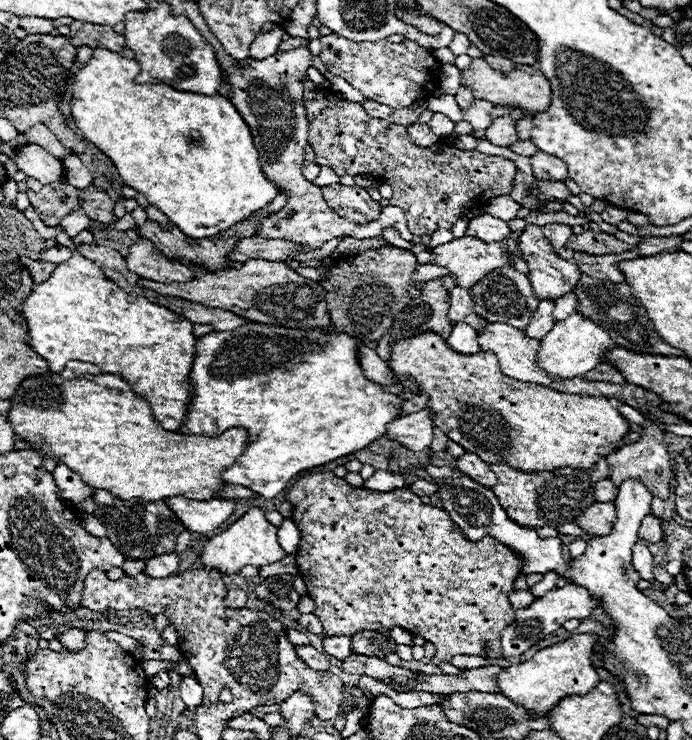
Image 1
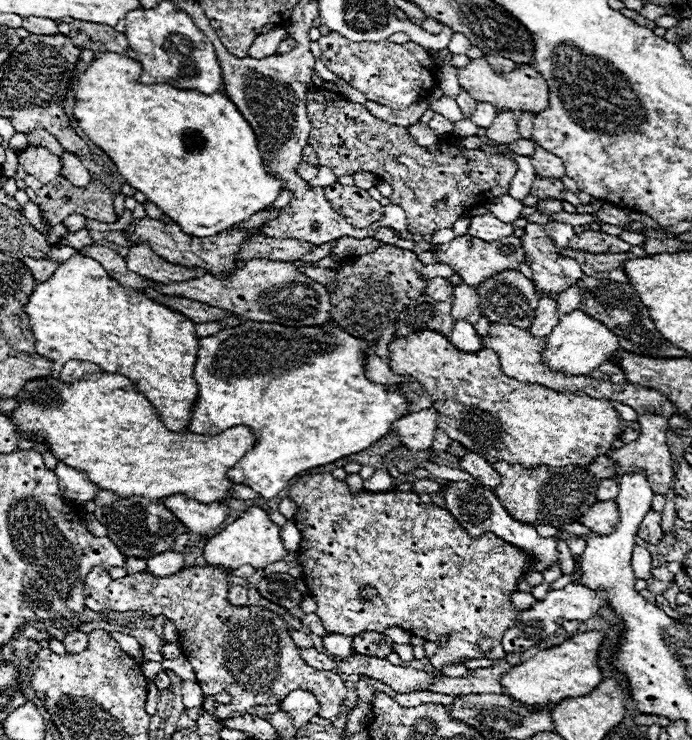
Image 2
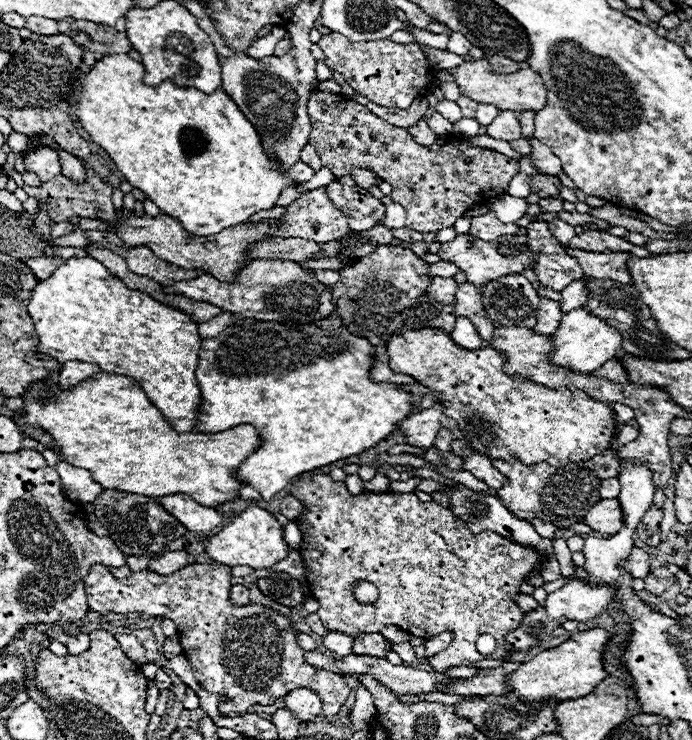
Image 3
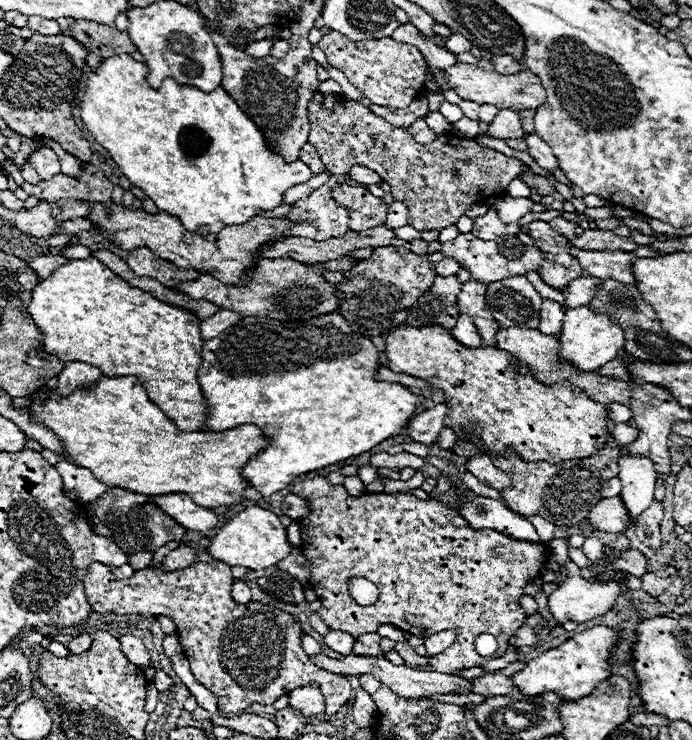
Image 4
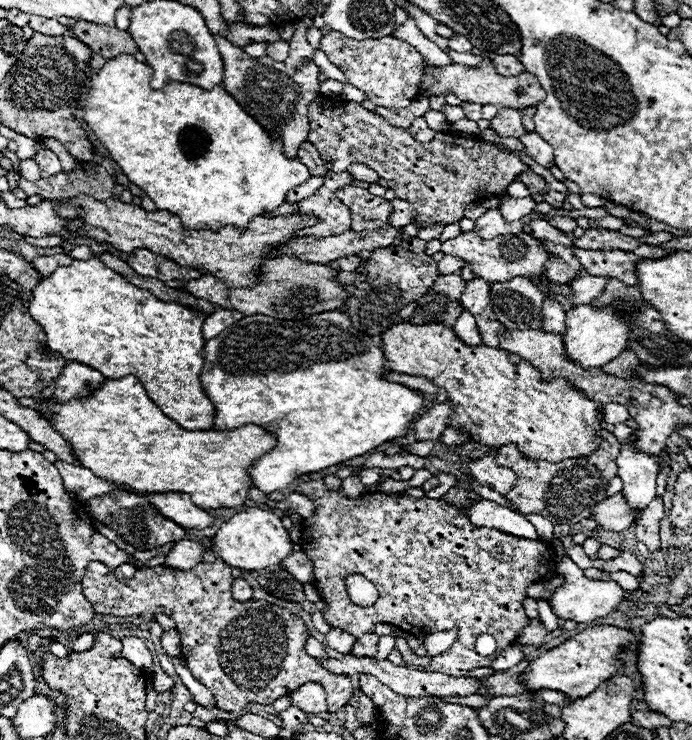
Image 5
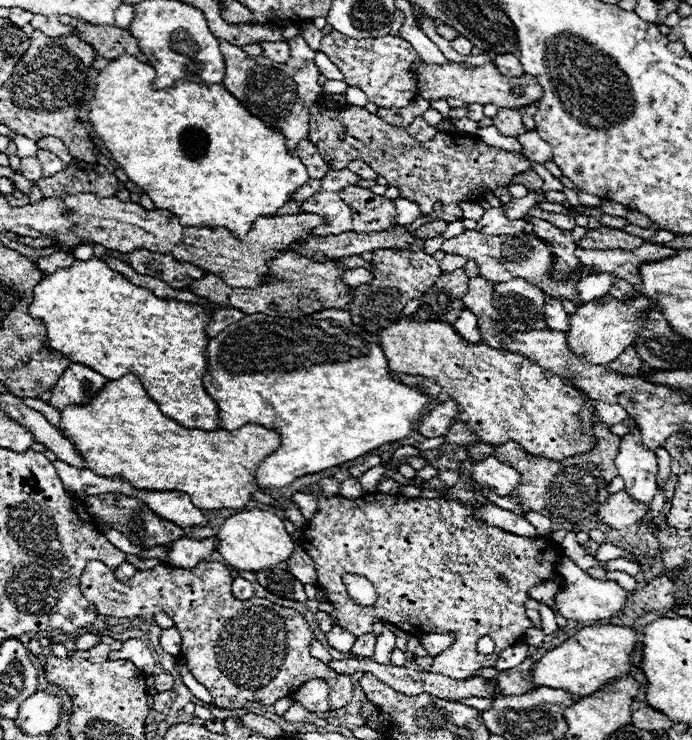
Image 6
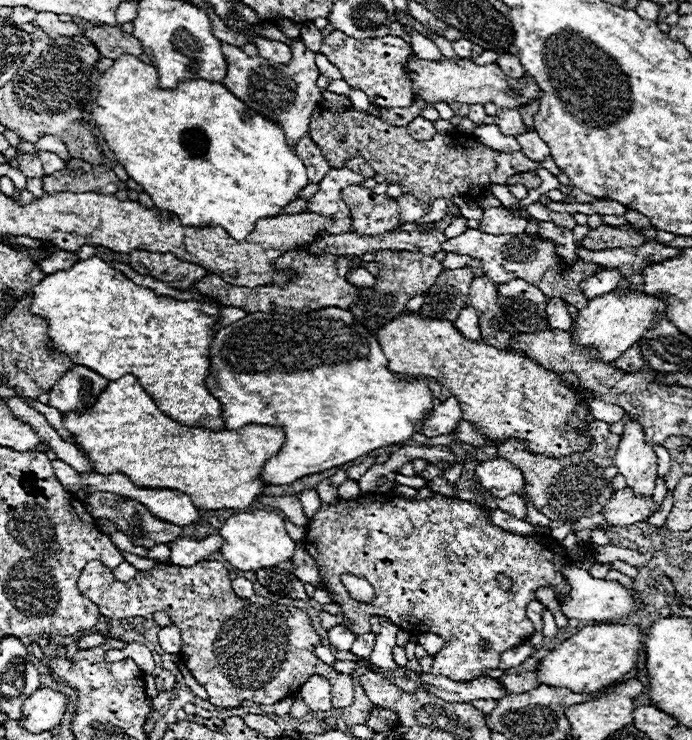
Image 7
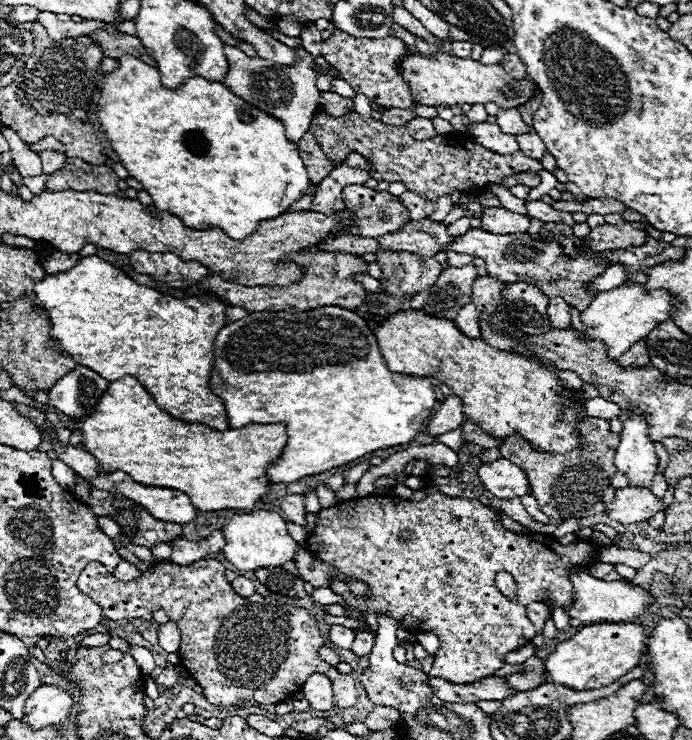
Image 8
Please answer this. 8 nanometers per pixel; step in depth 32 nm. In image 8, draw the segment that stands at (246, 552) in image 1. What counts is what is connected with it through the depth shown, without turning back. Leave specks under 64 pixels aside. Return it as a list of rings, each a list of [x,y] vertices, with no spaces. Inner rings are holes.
[[[254,510],[252,514],[234,514],[222,528],[222,536],[226,544],[222,548],[224,558],[234,564],[238,570],[256,570],[264,566],[280,566],[294,558],[298,548],[296,540],[292,540],[286,532],[286,522],[276,512]]]

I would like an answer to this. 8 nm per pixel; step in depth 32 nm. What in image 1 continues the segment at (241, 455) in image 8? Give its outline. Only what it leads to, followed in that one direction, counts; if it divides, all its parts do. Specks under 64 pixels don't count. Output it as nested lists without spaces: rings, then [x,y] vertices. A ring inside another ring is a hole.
[[[48,372],[22,380],[16,394],[10,398],[12,408],[6,420],[12,424],[14,434],[20,440],[32,444],[32,448],[44,458],[50,456],[56,464],[64,464],[82,476],[84,484],[112,492],[116,498],[132,500],[164,500],[174,496],[186,496],[194,500],[216,498],[216,490],[222,486],[220,472],[232,466],[246,448],[244,428],[230,428],[220,436],[186,436],[160,428],[152,418],[146,400],[136,398],[128,382],[114,374],[100,374],[96,378],[64,380],[60,374]]]

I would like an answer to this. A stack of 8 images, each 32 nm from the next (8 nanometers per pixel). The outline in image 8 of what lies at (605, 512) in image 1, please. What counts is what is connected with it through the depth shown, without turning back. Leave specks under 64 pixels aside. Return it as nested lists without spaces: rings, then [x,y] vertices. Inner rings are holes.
[[[626,486],[624,490],[616,490],[606,514],[610,520],[618,524],[634,524],[648,520],[652,514],[660,510],[664,510],[664,502],[658,500],[652,492]]]

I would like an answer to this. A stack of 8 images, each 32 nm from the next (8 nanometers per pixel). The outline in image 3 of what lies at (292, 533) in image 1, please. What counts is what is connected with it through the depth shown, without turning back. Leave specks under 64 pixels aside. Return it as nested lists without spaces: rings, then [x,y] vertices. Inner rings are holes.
[[[288,522],[284,526],[284,542],[290,550],[298,550],[300,548],[300,542],[302,542],[302,532],[300,528],[294,524],[294,522]]]

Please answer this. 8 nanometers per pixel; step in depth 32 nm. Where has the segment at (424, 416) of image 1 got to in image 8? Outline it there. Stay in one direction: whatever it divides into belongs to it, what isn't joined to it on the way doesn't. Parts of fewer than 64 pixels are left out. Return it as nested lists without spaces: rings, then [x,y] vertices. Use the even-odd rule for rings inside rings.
[[[448,396],[440,408],[432,414],[432,418],[426,422],[426,434],[428,436],[440,436],[444,432],[450,432],[458,428],[464,422],[464,412],[462,412],[462,402],[456,396]]]

